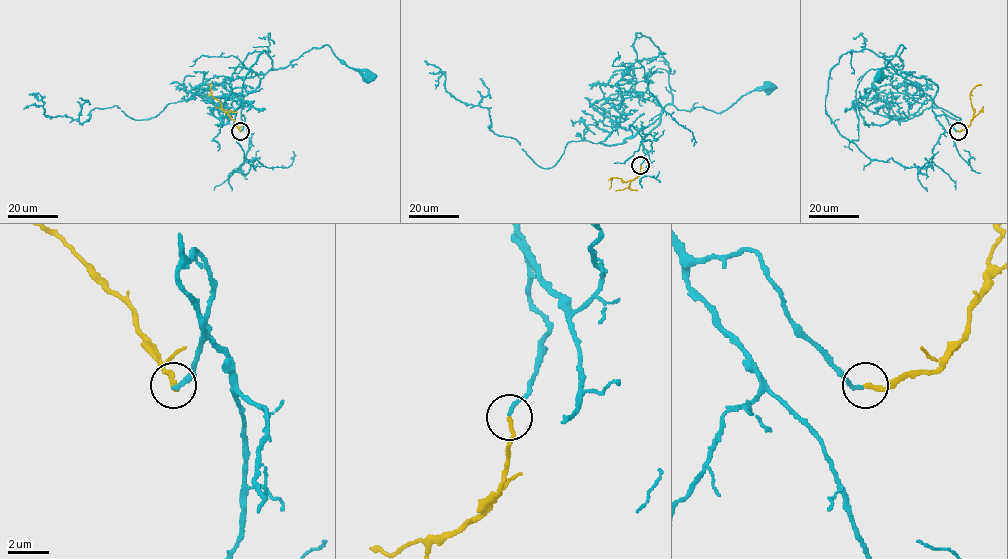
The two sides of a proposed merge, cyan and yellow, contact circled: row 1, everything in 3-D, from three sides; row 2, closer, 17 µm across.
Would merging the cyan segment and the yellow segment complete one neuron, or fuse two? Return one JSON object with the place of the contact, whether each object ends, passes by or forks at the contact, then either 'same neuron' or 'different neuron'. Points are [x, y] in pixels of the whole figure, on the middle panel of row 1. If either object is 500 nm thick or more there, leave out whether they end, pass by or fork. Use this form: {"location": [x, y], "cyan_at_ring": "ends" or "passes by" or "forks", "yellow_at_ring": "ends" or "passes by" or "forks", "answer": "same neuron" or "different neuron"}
{"location": [640, 165], "cyan_at_ring": "ends", "yellow_at_ring": "ends", "answer": "same neuron"}

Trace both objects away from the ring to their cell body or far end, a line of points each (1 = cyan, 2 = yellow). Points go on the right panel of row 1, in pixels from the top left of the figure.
1: (957, 131), (944, 114), (932, 111), (931, 98), (897, 73), (903, 68), (903, 45), (879, 77)
2: (957, 131), (970, 124), (974, 111), (970, 92), (981, 85)

